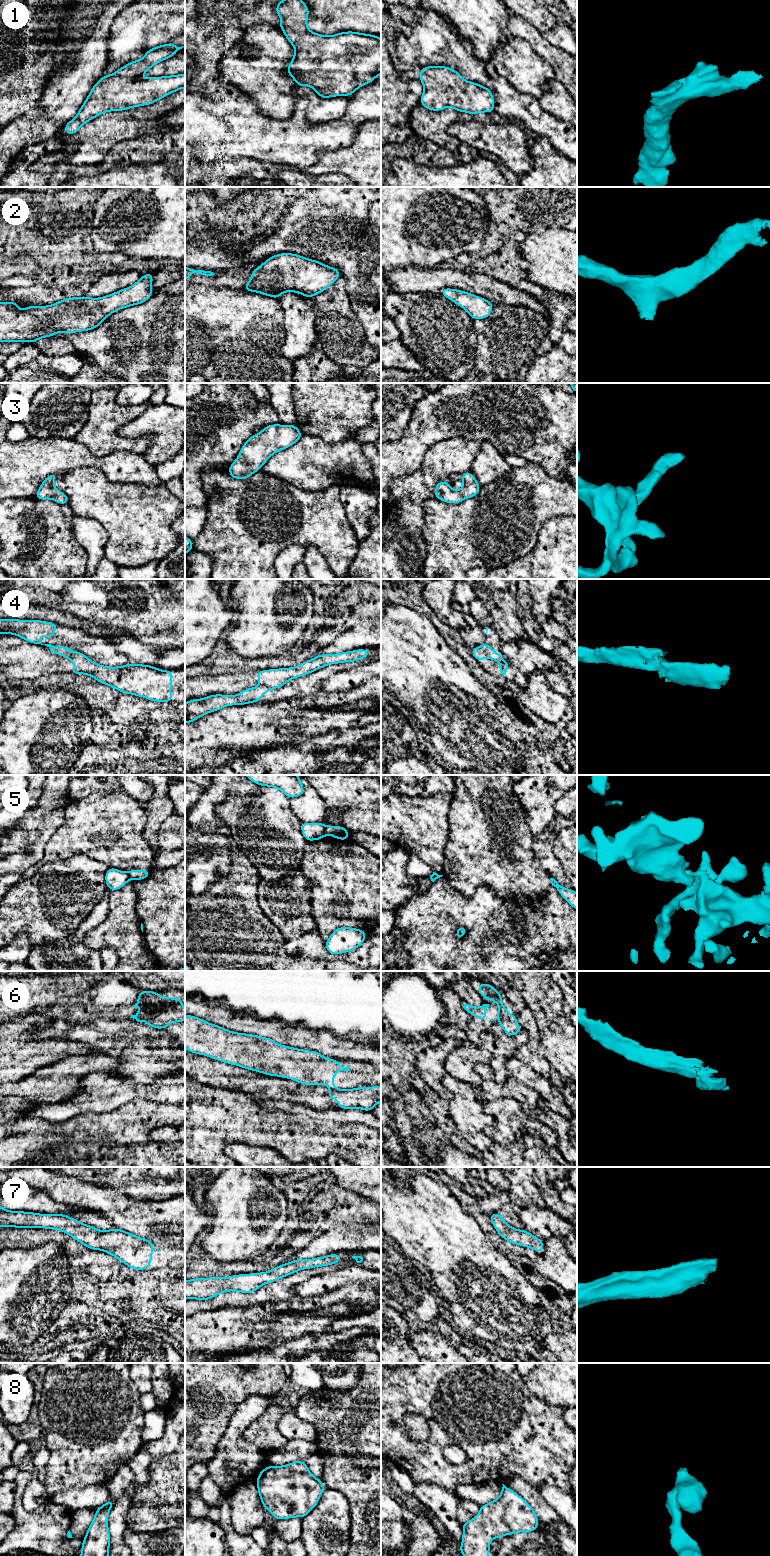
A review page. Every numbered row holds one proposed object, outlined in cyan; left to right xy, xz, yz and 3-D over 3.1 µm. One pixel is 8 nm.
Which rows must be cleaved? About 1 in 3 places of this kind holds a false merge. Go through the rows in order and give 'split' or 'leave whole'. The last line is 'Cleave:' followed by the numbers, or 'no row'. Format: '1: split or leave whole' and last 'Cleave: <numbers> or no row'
1: leave whole
2: leave whole
3: leave whole
4: split
5: split
6: split
7: leave whole
8: leave whole
Cleave: 4, 5, 6

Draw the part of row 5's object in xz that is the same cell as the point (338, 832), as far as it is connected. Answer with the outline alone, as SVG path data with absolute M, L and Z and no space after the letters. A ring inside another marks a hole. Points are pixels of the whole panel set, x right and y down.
M327 826L324 828L327 835L331 835L336 839L349 840L349 832L342 826Z

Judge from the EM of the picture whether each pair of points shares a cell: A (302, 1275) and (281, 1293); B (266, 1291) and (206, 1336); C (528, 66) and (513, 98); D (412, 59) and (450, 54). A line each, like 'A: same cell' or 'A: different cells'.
A: same cell
B: different cells
C: different cells
D: same cell

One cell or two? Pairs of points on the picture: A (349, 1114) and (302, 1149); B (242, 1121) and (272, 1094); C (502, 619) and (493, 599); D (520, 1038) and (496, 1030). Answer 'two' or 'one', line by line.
A: two
B: two
C: one
D: one

